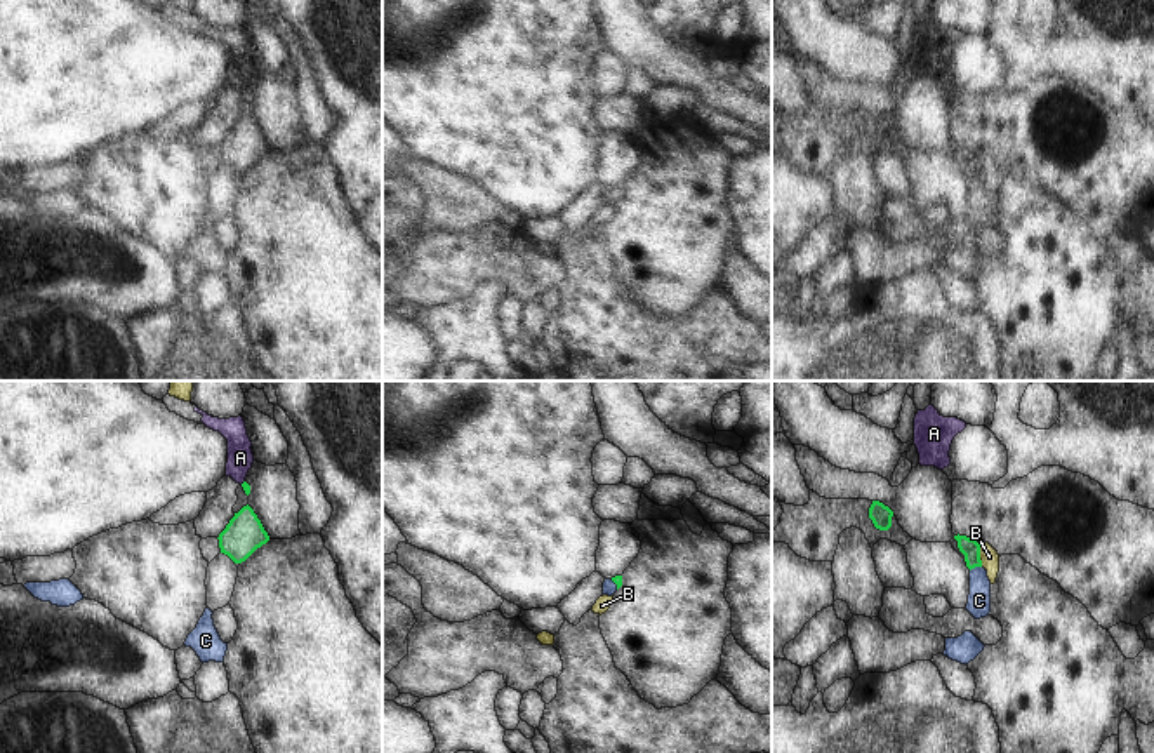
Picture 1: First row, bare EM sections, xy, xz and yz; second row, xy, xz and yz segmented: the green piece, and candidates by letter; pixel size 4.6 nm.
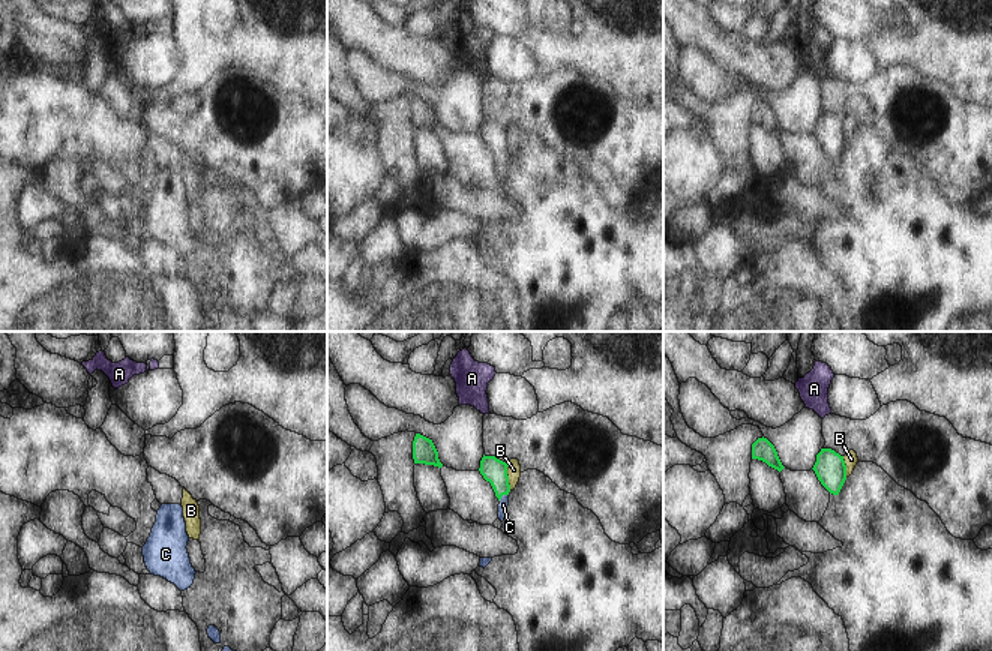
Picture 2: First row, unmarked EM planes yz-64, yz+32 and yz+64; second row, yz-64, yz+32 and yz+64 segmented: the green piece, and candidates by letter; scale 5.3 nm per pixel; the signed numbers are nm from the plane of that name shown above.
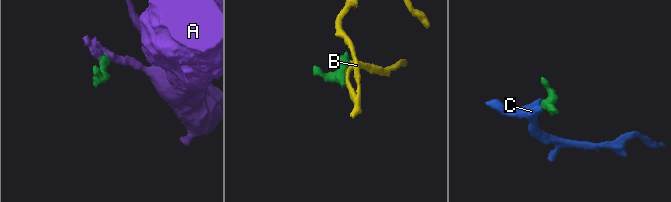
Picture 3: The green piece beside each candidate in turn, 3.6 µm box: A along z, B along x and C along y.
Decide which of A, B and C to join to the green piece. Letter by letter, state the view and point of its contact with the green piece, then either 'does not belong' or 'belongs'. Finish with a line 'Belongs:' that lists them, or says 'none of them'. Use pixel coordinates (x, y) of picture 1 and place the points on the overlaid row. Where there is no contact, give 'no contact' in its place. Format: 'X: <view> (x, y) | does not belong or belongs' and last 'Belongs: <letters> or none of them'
A: no contact | does not belong
B: yz (979, 555) | does not belong
C: yz (975, 566) | belongs
Belongs: C

